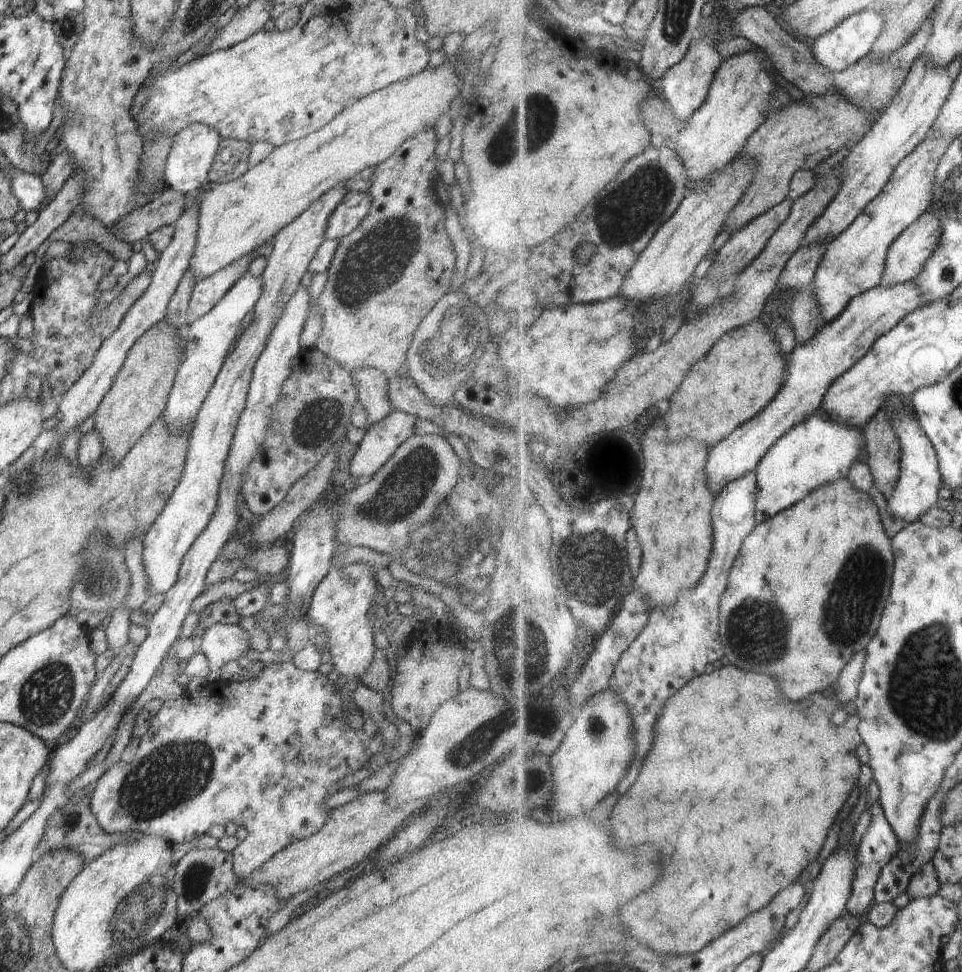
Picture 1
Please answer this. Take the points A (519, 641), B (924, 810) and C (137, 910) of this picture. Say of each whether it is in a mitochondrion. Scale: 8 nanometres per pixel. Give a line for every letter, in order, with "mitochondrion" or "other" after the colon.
A: mitochondrion
B: other
C: mitochondrion

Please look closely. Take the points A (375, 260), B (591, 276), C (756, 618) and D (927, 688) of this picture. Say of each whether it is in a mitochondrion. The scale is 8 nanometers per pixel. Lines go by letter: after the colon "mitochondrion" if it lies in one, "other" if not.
A: mitochondrion
B: other
C: mitochondrion
D: mitochondrion

